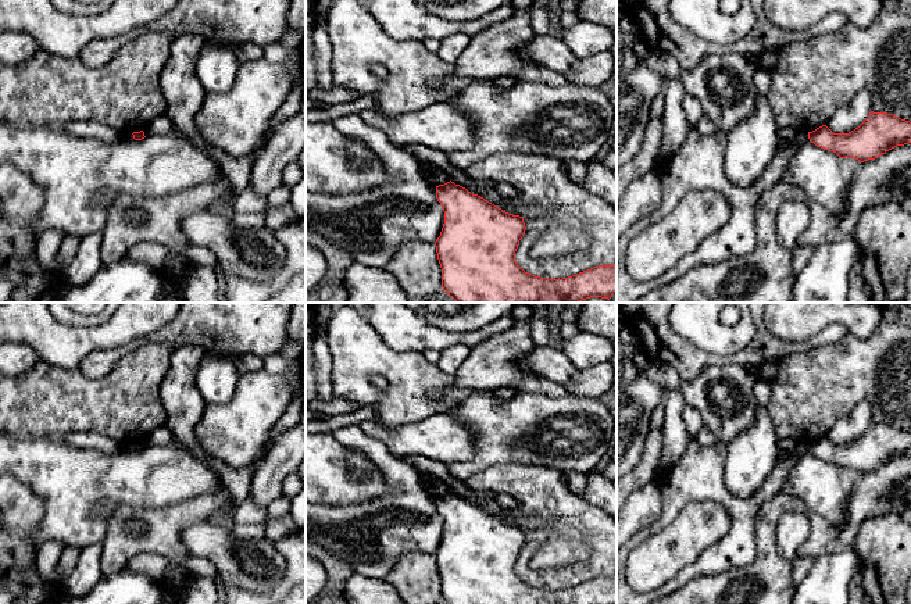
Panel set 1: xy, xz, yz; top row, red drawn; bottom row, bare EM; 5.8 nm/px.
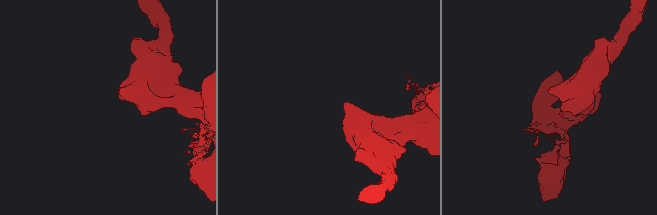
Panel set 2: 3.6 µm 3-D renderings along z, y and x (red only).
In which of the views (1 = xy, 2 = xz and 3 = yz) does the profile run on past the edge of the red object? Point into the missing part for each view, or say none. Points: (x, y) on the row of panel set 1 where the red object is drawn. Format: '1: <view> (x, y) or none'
1: none
2: none
3: none

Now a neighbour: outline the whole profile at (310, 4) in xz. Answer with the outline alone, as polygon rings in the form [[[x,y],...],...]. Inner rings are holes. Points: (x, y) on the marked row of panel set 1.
[[[306,0],[306,92],[317,87],[315,47],[312,31],[317,24],[317,0]]]

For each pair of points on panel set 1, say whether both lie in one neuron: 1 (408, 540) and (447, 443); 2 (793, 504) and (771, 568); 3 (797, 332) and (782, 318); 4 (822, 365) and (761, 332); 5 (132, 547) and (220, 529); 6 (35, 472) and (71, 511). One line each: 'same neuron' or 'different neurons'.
1: different neurons
2: same neuron
3: same neuron
4: different neurons
5: different neurons
6: same neuron

